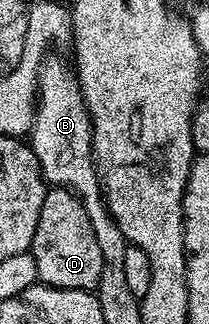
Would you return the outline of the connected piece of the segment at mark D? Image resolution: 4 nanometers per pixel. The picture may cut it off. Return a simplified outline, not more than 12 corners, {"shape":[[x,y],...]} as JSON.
{"shape":[[47,190],[29,252],[45,286],[88,292],[104,269],[84,205]]}

